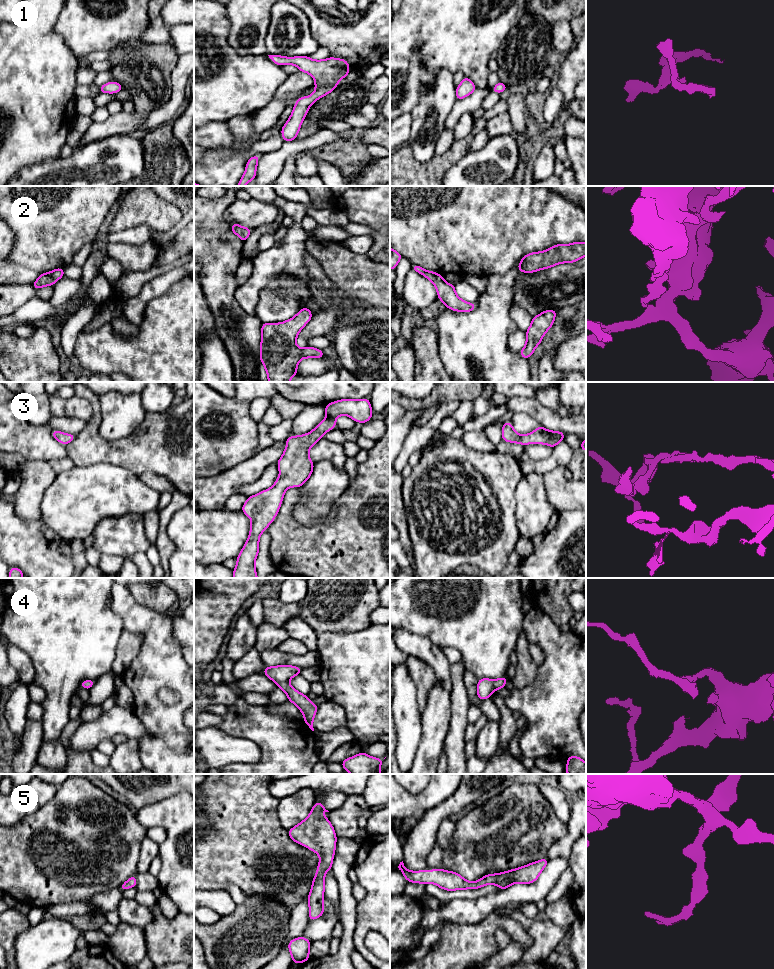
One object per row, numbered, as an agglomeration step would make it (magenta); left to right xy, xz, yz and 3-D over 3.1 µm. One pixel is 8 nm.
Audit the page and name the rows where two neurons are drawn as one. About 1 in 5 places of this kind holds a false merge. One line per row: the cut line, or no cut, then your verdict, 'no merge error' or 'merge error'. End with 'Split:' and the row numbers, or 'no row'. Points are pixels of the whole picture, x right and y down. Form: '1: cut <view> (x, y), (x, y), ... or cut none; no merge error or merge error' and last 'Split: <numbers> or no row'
1: cut none; no merge error
2: cut none; no merge error
3: cut none; no merge error
4: cut none; no merge error
5: cut none; no merge error
Split: no row

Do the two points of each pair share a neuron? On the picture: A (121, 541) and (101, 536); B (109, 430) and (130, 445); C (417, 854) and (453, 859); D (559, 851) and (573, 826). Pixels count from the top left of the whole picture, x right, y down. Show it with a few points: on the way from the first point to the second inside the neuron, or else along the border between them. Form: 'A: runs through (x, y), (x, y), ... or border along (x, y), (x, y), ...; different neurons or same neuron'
A: runs through (116, 536), (106, 536); same neuron
B: border along (140, 424), (113, 440), (98, 432); different neurons
C: border along (436, 841), (426, 857), (426, 866); different neurons
D: runs through (564, 845), (573, 832); same neuron

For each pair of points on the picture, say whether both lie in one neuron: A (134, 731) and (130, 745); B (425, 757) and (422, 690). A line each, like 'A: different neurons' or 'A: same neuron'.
A: different neurons
B: same neuron

